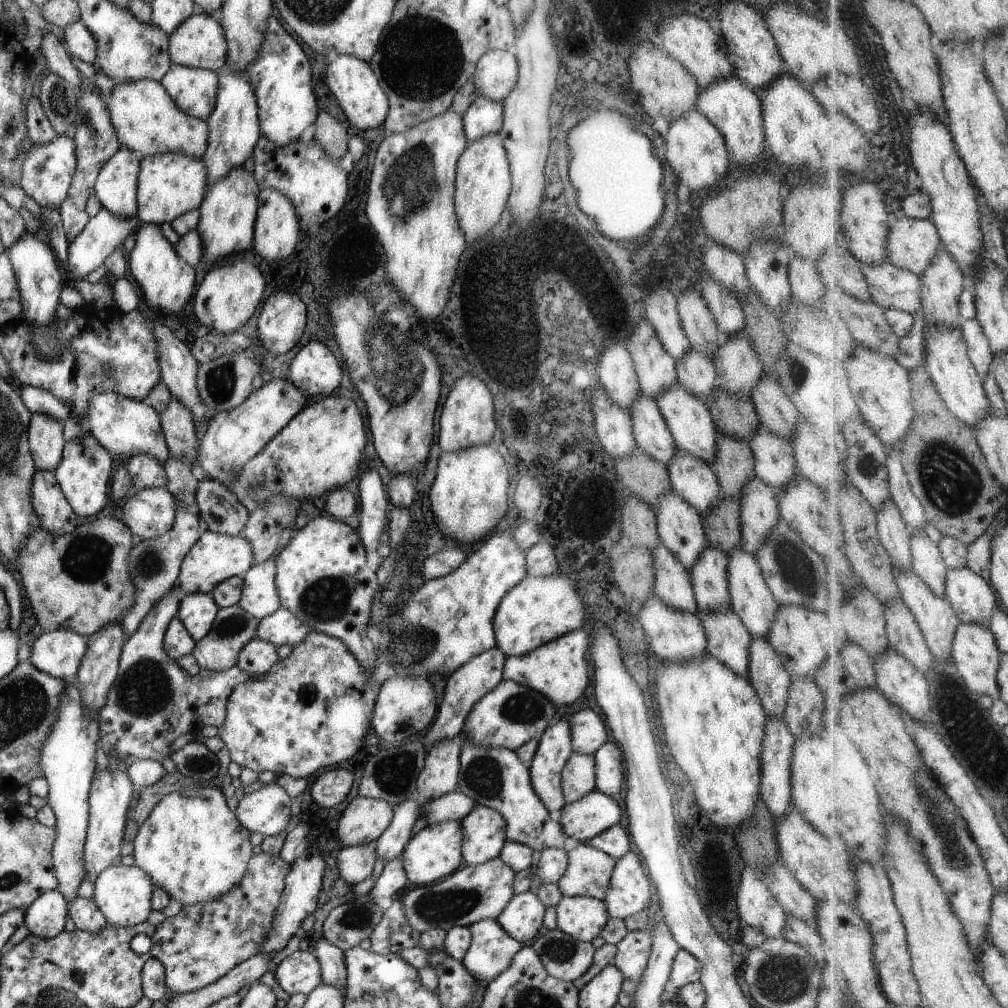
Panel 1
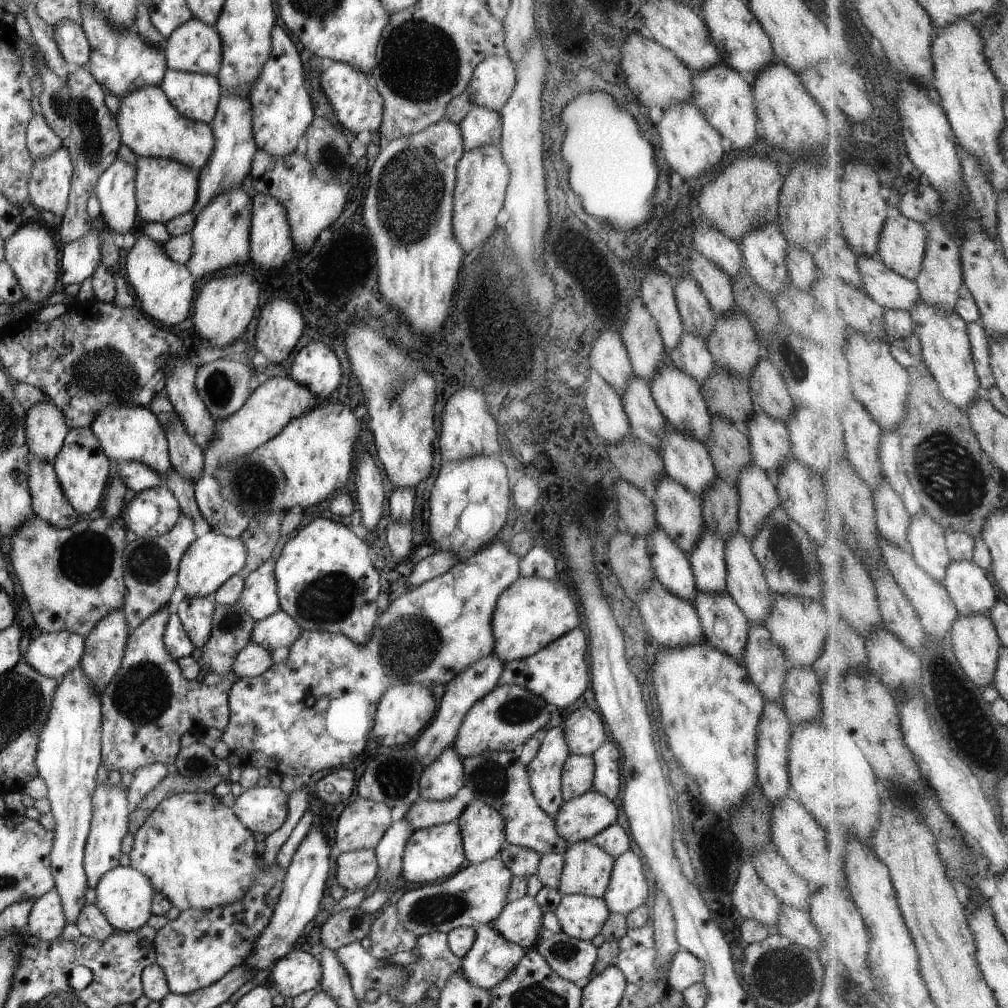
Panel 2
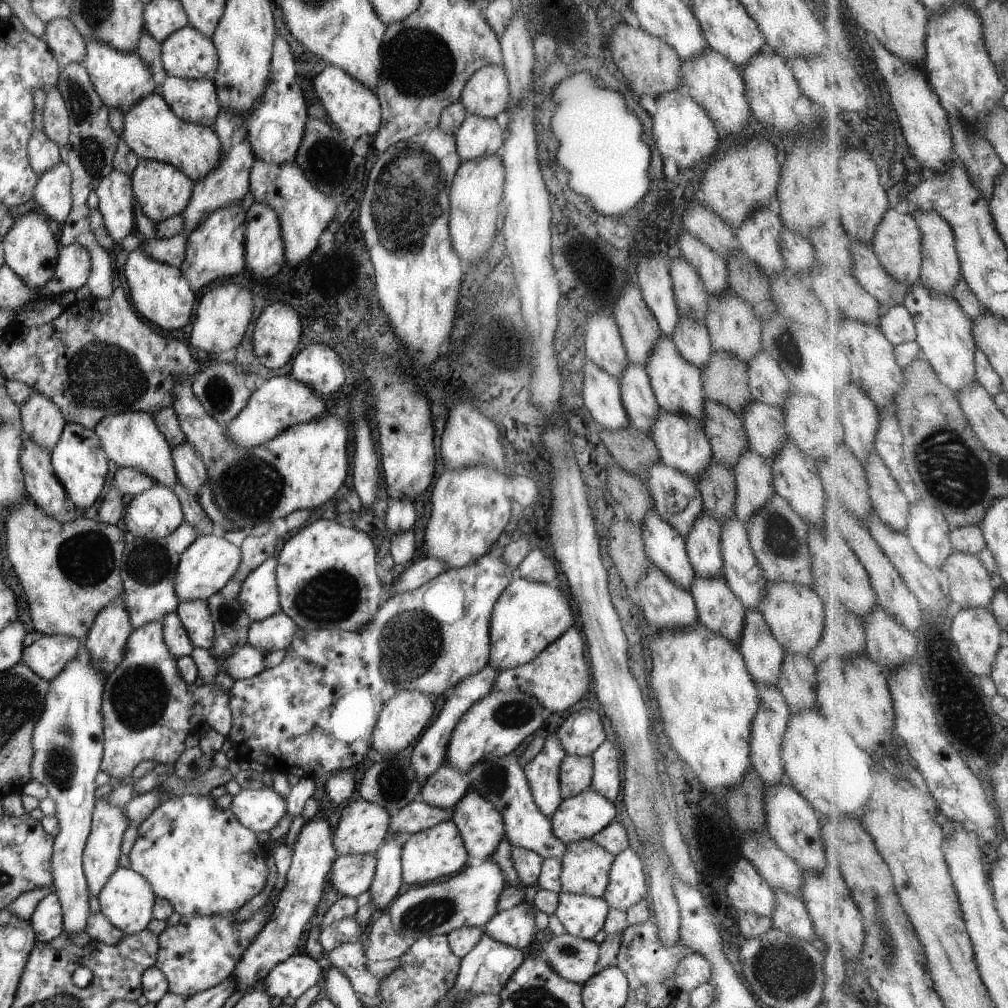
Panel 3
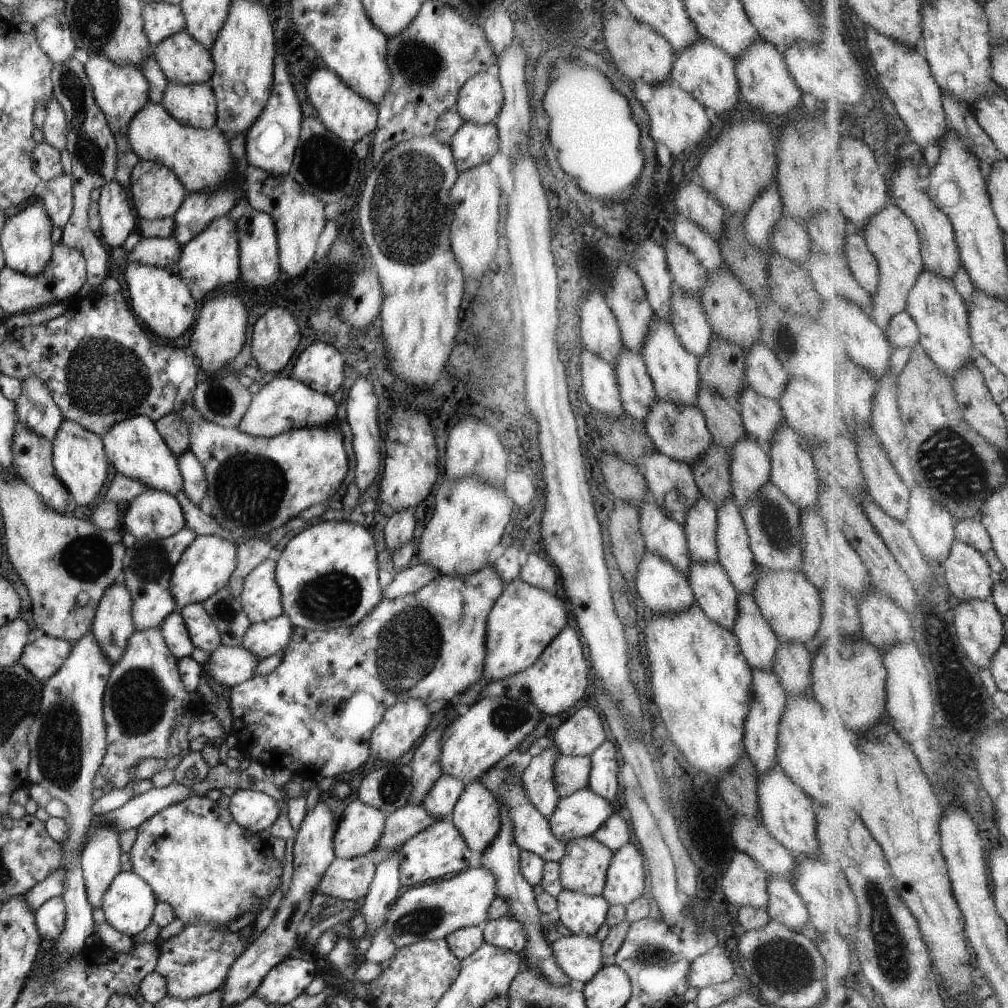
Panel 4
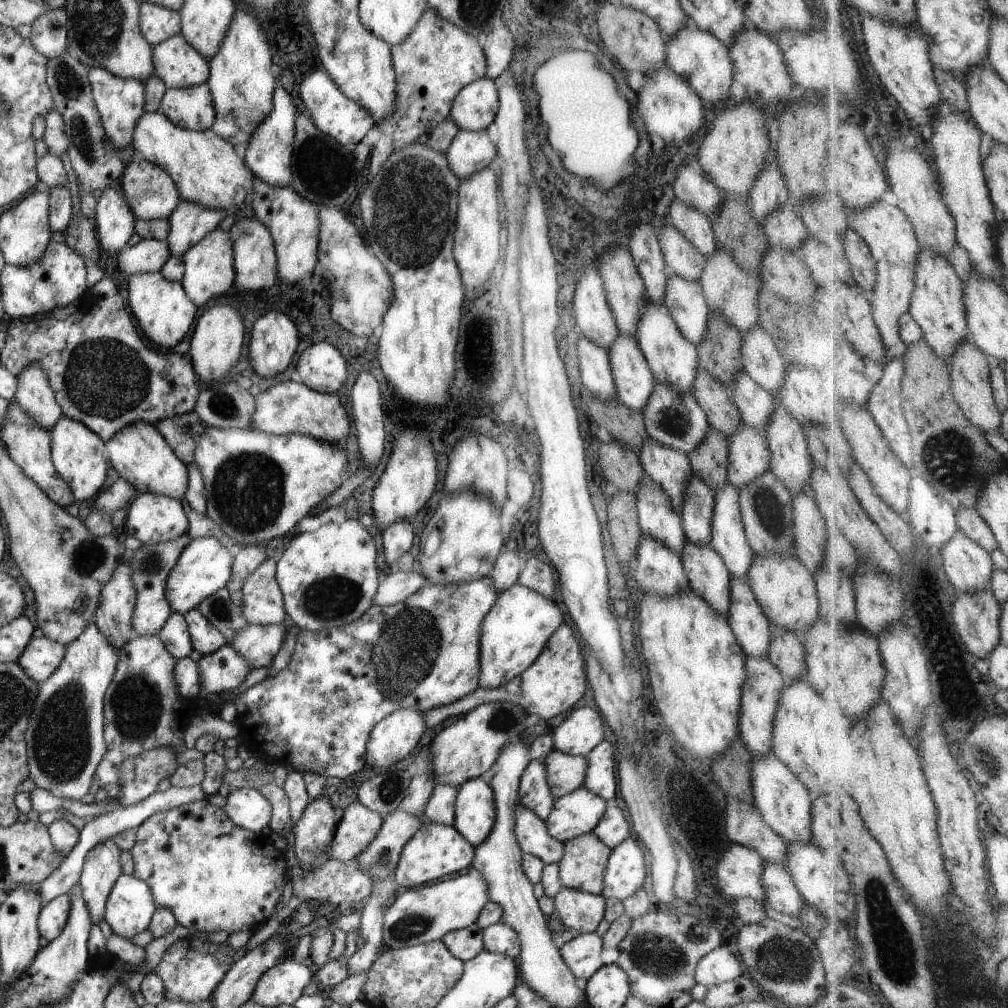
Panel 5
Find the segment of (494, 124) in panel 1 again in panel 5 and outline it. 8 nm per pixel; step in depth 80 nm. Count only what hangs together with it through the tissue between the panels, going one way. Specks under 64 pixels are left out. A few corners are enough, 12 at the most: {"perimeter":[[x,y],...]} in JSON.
{"perimeter":[[459,129],[444,152],[461,180],[497,155],[485,129]]}

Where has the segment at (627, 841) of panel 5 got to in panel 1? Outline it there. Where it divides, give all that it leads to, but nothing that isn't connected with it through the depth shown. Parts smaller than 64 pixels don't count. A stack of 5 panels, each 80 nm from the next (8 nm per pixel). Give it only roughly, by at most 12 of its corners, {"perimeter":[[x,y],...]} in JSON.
{"perimeter":[[635,851],[615,861],[603,897],[609,917],[625,919],[651,899]]}

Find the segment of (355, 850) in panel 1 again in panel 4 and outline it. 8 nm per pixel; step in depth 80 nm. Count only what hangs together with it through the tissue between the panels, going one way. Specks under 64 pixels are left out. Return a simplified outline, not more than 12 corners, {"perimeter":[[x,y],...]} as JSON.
{"perimeter":[[369,856],[335,857],[315,893],[338,902],[367,894],[375,866]]}

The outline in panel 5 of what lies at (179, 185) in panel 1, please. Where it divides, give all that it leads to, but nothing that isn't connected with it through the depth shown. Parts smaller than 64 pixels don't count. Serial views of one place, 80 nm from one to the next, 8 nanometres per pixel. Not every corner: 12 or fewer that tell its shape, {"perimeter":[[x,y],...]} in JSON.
{"perimeter":[[142,158],[117,185],[135,218],[166,219],[180,201],[171,177]]}

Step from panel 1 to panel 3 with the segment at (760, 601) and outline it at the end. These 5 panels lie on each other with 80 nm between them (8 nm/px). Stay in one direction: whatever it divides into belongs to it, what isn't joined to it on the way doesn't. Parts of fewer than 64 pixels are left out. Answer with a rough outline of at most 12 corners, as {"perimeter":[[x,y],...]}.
{"perimeter":[[737,517],[720,525],[721,575],[745,609],[766,580]]}

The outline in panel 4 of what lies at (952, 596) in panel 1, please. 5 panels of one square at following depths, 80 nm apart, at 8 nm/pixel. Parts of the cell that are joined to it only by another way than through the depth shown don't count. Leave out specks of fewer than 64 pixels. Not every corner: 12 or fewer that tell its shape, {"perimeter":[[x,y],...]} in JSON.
{"perimeter":[[956,540],[942,567],[959,601],[992,600],[993,570]]}

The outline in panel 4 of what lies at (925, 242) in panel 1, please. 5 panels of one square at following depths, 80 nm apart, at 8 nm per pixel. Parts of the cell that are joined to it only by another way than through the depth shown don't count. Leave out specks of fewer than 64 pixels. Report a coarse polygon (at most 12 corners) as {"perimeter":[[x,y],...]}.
{"perimeter":[[891,204],[861,236],[880,264],[869,315],[890,340],[926,268],[911,217]]}

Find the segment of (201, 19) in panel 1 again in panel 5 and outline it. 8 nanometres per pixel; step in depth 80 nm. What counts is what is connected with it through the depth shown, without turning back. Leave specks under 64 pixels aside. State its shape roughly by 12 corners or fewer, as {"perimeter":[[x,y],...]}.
{"perimeter":[[177,33],[152,47],[166,89],[205,83],[208,60]]}

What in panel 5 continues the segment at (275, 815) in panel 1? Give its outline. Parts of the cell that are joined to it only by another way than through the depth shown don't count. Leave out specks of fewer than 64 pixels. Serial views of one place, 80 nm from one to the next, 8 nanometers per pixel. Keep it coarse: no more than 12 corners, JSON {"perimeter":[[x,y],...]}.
{"perimeter":[[251,787],[232,789],[222,809],[235,826],[266,826],[269,801]]}

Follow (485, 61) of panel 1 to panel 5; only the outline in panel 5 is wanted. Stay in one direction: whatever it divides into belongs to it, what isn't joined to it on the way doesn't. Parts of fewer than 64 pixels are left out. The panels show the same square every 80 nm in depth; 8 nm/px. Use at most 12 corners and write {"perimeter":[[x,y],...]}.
{"perimeter":[[491,79],[466,84],[448,116],[457,129],[493,122],[498,91]]}

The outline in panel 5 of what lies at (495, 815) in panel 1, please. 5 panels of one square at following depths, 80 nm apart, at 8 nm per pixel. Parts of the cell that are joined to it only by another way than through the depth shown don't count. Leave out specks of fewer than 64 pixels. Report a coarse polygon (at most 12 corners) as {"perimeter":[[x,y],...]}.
{"perimeter":[[479,776],[456,788],[453,828],[474,848],[495,820]]}

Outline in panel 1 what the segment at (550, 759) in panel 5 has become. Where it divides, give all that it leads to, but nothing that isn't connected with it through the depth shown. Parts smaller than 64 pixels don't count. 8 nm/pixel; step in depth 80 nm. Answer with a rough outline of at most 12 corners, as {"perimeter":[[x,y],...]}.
{"perimeter":[[571,753],[560,772],[565,803],[594,789],[594,756]]}

